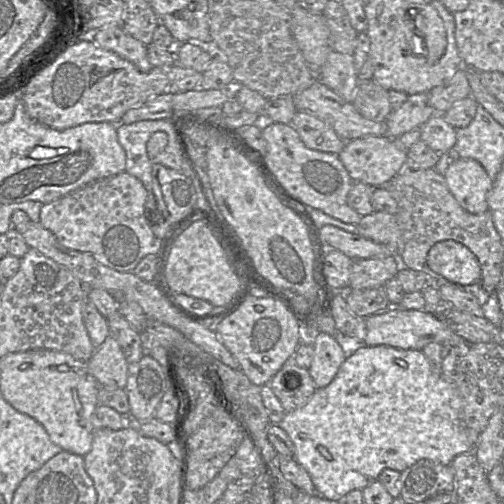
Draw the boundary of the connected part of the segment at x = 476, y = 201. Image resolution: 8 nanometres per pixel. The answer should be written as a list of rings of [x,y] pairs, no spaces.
[[[455,158],[443,174],[450,192],[470,213],[488,211],[487,197],[493,180],[484,167],[472,158]]]

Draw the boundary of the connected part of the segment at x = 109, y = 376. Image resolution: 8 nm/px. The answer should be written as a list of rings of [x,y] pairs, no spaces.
[[[110,335],[95,349],[88,361],[88,368],[99,386],[110,389],[125,389],[128,365],[121,347]]]

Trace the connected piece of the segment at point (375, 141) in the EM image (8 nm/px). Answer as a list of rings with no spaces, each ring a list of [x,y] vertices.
[[[367,135],[346,141],[338,157],[354,182],[383,187],[405,168],[407,150],[399,147],[397,139],[386,135]]]

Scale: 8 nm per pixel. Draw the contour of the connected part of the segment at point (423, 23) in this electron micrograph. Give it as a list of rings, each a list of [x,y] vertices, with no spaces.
[[[430,4],[419,6],[414,13],[416,28],[422,32],[428,48],[428,64],[436,63],[444,54],[447,37],[443,20]]]

